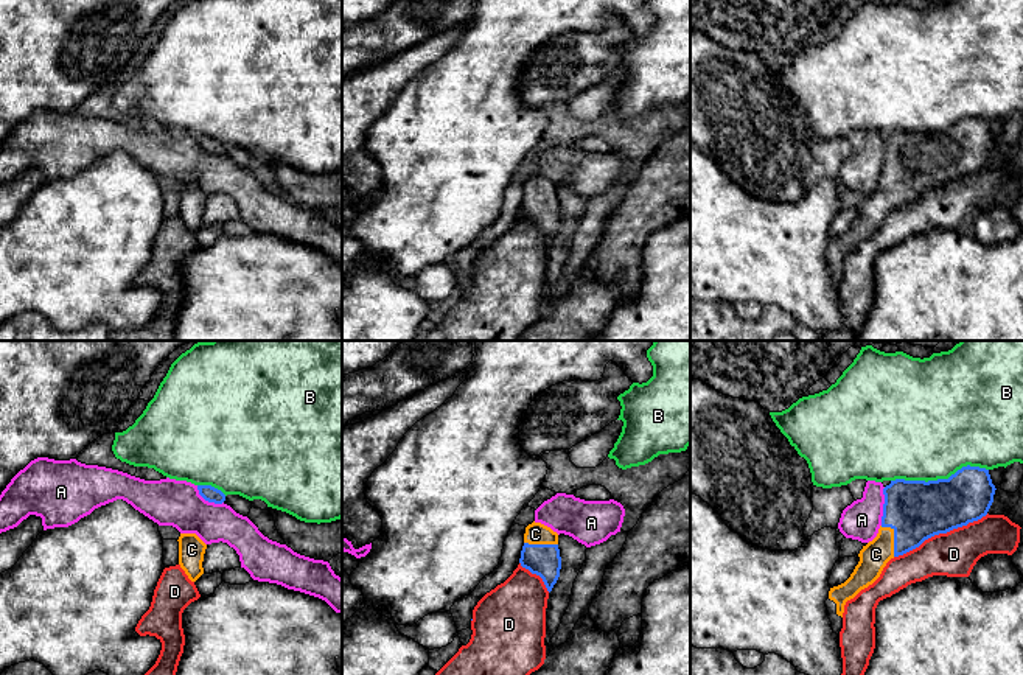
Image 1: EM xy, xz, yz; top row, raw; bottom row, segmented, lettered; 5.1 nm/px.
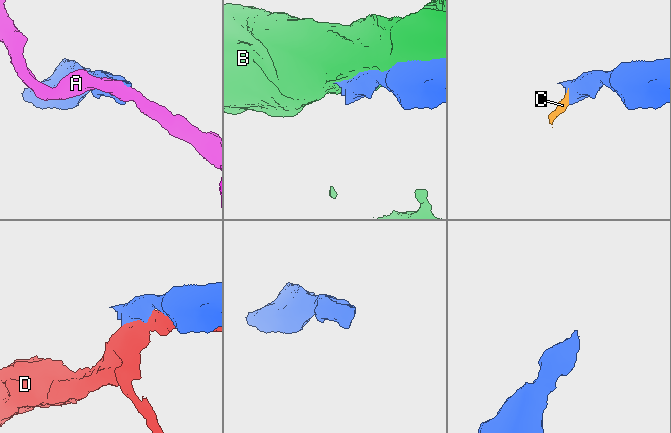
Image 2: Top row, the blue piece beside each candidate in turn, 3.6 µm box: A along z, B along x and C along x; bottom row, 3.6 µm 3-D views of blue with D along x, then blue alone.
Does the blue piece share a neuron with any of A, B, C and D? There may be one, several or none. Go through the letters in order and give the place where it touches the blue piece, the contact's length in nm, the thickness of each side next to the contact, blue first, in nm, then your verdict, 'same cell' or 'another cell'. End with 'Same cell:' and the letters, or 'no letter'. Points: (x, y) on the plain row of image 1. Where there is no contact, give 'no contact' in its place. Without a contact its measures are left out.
A: contact yz (883, 157); length 200 nm; calibres 300 and 200 nm; another cell
B: contact yz (939, 131); length 500 nm; calibres 300 and 500 nm; another cell
C: contact yz (894, 188); length 180 nm; calibres 300 and 150 nm; same cell
D: contact yz (941, 184); length 550 nm; calibres 300 and 240 nm; another cell
Same cell: C

